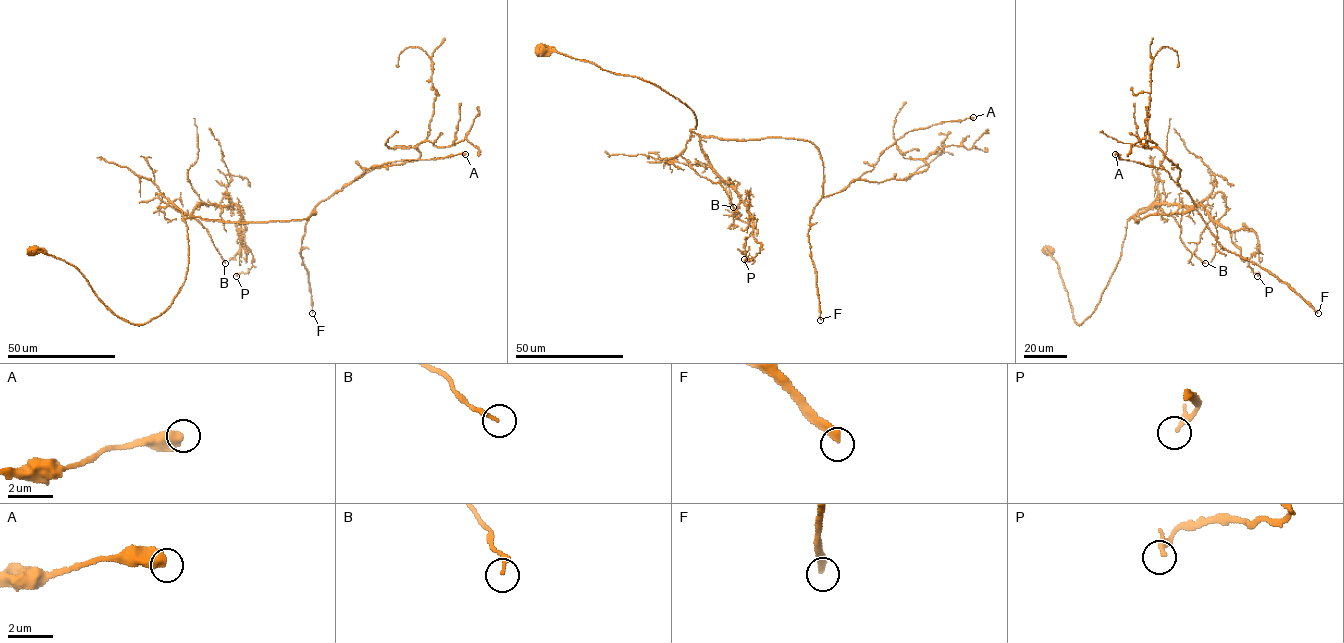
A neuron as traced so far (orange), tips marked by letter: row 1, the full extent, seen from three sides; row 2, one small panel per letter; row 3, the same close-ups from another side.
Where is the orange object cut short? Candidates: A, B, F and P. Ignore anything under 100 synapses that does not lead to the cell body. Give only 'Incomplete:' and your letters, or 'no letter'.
Incomplete: F

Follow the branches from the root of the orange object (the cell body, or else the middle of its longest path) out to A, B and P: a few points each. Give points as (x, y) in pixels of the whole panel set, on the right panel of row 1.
A: (1049, 251), (1080, 325), (1094, 310), (1115, 268), (1127, 221), (1194, 207), (1166, 171), (1115, 154)
B: (1049, 251), (1078, 325), (1094, 310), (1115, 268), (1127, 221), (1159, 194), (1184, 245), (1205, 263)
P: (1049, 251), (1078, 325), (1094, 310), (1115, 268), (1127, 221), (1155, 205), (1201, 205), (1229, 232), (1257, 276)

